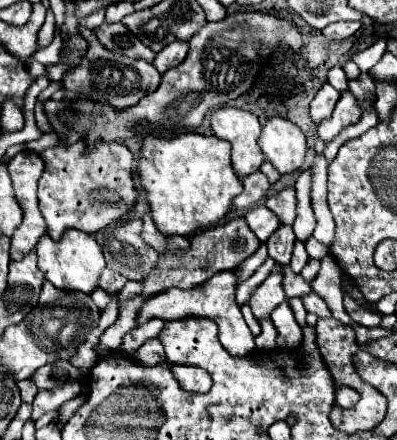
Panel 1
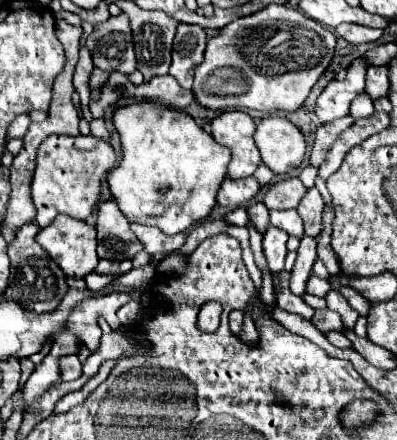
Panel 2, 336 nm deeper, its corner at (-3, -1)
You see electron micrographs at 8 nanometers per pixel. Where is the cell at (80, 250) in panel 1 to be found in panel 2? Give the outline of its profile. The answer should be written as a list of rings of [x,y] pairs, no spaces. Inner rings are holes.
[[[58,216],[50,226],[42,228],[36,234],[36,242],[42,248],[46,248],[46,252],[64,270],[66,276],[84,278],[86,274],[90,274],[94,270],[94,266],[99,262],[97,254],[98,239],[95,226],[90,226],[88,222],[82,222],[82,220],[74,220],[70,216]]]

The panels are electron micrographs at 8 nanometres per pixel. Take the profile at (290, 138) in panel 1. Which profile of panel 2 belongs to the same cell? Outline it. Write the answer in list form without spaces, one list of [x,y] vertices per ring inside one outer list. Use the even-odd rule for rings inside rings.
[[[282,116],[262,118],[256,128],[256,146],[262,162],[274,174],[284,174],[298,168],[306,154],[302,132]]]

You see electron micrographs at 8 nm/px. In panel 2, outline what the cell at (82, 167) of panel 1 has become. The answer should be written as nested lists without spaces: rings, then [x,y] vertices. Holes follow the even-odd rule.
[[[48,136],[36,152],[36,170],[32,178],[32,202],[36,206],[36,222],[40,228],[46,228],[58,214],[72,216],[76,220],[86,220],[92,214],[100,196],[100,182],[106,178],[108,170],[116,166],[116,154],[106,140],[94,136]]]

